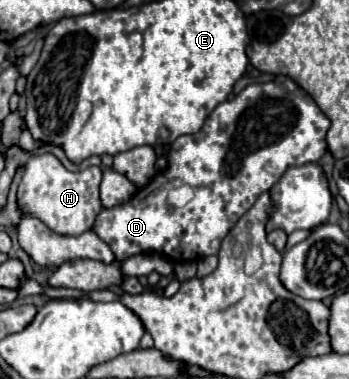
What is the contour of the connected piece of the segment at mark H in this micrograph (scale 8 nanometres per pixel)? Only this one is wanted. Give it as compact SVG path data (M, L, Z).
M46 153L26 161L24 177L18 185L18 205L22 211L42 219L54 233L60 235L82 235L94 227L98 213L102 211L100 203L100 167L86 167L84 171L68 171L58 157Z

